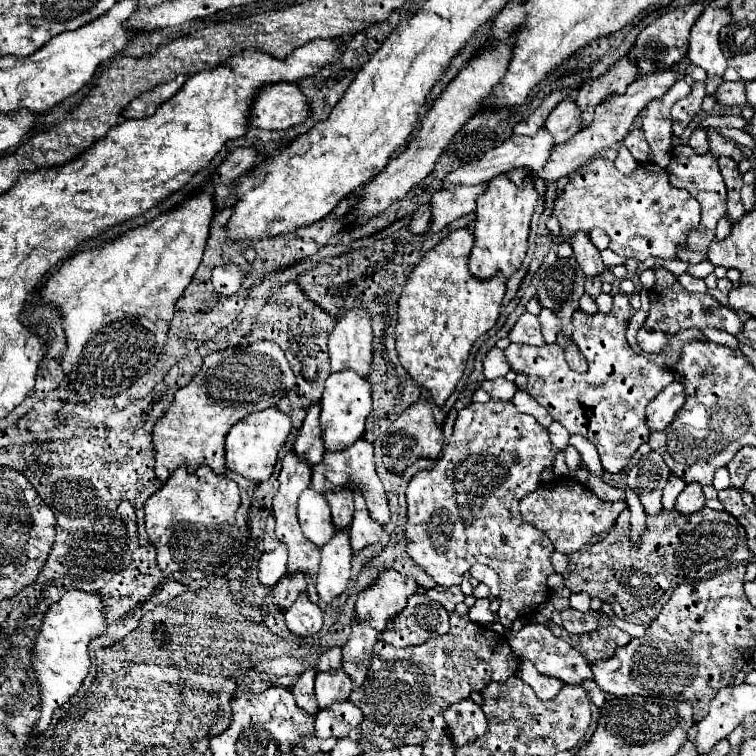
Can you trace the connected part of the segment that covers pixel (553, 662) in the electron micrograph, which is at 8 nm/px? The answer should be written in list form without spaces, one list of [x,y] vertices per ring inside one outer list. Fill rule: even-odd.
[[[525,624],[521,630],[509,630],[507,632],[507,642],[511,646],[511,650],[523,658],[533,662],[533,666],[537,666],[537,670],[545,676],[553,676],[559,678],[565,684],[579,684],[587,678],[591,678],[591,670],[589,664],[585,662],[585,658],[581,658],[581,654],[577,654],[577,650],[573,650],[573,646],[569,646],[565,640],[557,638],[547,626],[541,624]]]

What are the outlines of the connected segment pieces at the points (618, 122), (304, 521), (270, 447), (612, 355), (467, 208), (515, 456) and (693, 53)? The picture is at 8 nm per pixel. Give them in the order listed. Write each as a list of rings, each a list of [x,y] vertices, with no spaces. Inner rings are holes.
[[[675,66],[667,68],[667,70],[655,70],[655,72],[649,72],[641,78],[637,78],[625,94],[611,94],[607,100],[603,100],[597,108],[595,108],[595,118],[593,122],[583,128],[581,132],[577,132],[573,138],[569,138],[565,144],[559,144],[557,148],[553,148],[553,154],[549,156],[549,162],[541,168],[539,174],[533,174],[531,170],[513,170],[513,172],[507,172],[507,176],[515,182],[515,184],[521,184],[521,180],[525,176],[541,176],[543,180],[559,180],[567,174],[573,174],[575,170],[579,170],[583,164],[587,164],[593,156],[601,154],[605,148],[613,148],[617,144],[621,144],[625,140],[625,136],[629,134],[629,128],[635,120],[635,116],[647,106],[647,102],[651,102],[653,98],[661,98],[679,78],[679,72]]]
[[[307,488],[299,496],[299,524],[303,534],[317,546],[323,546],[333,536],[333,520],[329,504],[321,492]]]
[[[265,408],[261,412],[253,412],[239,420],[225,438],[225,466],[227,470],[233,470],[253,482],[265,482],[269,480],[273,466],[277,462],[277,452],[287,440],[287,434],[291,432],[291,420],[287,414],[283,414],[277,408]]]
[[[625,294],[613,298],[613,310],[609,314],[597,312],[595,316],[579,310],[573,316],[573,340],[587,358],[587,372],[579,374],[569,368],[563,358],[563,350],[557,344],[527,346],[509,344],[505,356],[515,372],[525,372],[529,382],[525,390],[533,394],[571,434],[589,438],[599,450],[601,464],[607,472],[619,472],[627,466],[635,450],[647,442],[651,430],[645,420],[645,408],[649,402],[673,382],[669,370],[653,366],[643,356],[635,354],[625,340],[625,332],[631,318],[631,304]]]
[[[485,182],[481,184],[481,186],[457,186],[457,190],[437,190],[435,194],[433,194],[433,198],[431,198],[431,204],[429,204],[429,208],[431,208],[431,222],[429,222],[429,230],[427,230],[427,234],[437,234],[437,232],[441,232],[449,222],[453,222],[453,220],[457,220],[457,218],[461,218],[461,216],[465,216],[465,214],[471,214],[471,212],[475,212],[475,200],[477,200],[477,196],[485,190]]]
[[[473,402],[459,412],[453,436],[441,450],[435,466],[419,470],[407,486],[407,554],[441,586],[460,585],[463,575],[475,562],[489,564],[499,574],[501,604],[497,616],[505,628],[511,628],[515,618],[535,612],[549,598],[547,578],[553,574],[549,556],[555,548],[537,528],[523,522],[519,500],[541,484],[539,474],[543,468],[553,466],[555,454],[557,448],[549,438],[549,430],[533,416],[519,412],[513,402]]]
[[[707,4],[705,12],[699,16],[699,20],[691,28],[687,58],[695,66],[701,66],[707,72],[707,82],[705,82],[707,94],[713,94],[723,82],[727,60],[724,54],[721,54],[719,30],[729,24],[731,24],[731,12],[727,6],[717,8]]]

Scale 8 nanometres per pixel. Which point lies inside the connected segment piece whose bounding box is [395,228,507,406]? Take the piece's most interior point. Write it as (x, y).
(443, 309)

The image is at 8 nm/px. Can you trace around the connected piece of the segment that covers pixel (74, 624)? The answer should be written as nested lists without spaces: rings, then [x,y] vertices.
[[[67,590],[59,602],[53,602],[43,616],[41,628],[33,640],[33,650],[29,652],[31,666],[39,684],[41,694],[41,716],[35,722],[31,738],[39,738],[47,726],[51,724],[53,712],[67,702],[67,698],[79,690],[81,682],[89,672],[89,640],[105,632],[103,620],[103,604],[97,594],[81,592],[81,590]]]

